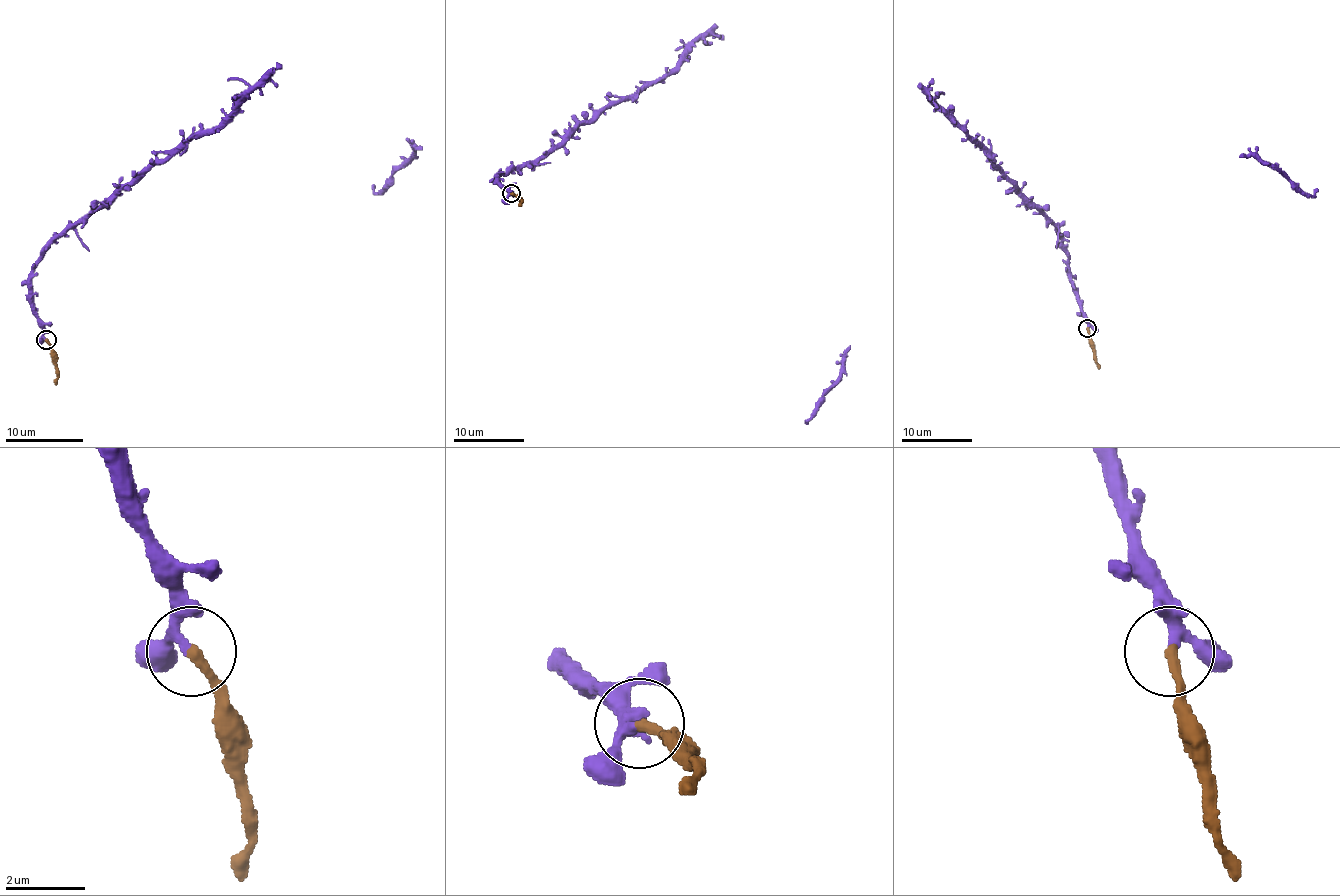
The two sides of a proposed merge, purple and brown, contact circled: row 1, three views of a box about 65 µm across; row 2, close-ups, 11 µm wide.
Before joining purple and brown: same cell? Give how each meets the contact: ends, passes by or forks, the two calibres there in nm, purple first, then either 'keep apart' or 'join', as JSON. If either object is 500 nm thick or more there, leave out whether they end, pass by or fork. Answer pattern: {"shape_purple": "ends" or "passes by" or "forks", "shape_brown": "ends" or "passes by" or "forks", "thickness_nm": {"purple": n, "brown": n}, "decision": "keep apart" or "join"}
{"shape_purple": "passes by", "shape_brown": "ends", "thickness_nm": {"purple": 240, "brown": 260}, "decision": "join"}

